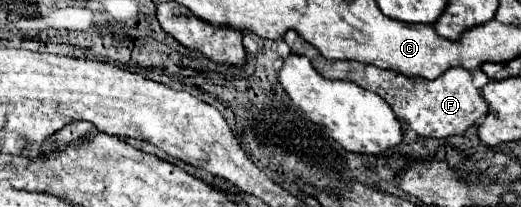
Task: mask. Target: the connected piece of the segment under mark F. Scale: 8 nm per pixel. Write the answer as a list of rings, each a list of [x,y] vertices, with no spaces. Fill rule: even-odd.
[[[288,30],[284,34],[284,42],[290,46],[294,54],[306,56],[312,62],[314,70],[320,72],[322,76],[332,78],[332,80],[336,78],[350,80],[358,84],[360,88],[382,96],[394,110],[404,132],[412,130],[418,136],[430,136],[430,138],[446,138],[454,134],[464,134],[488,110],[488,104],[484,102],[480,92],[474,88],[472,74],[466,68],[450,68],[436,80],[422,80],[422,78],[404,76],[394,70],[382,70],[372,64],[362,64],[362,62],[352,62],[352,60],[326,60],[312,44],[300,38],[300,34],[294,30]]]

